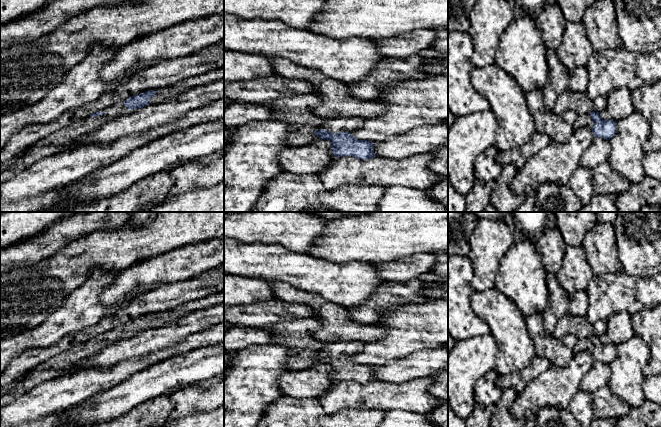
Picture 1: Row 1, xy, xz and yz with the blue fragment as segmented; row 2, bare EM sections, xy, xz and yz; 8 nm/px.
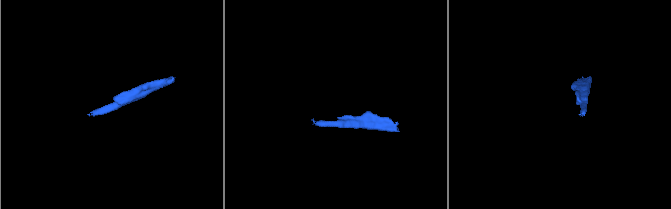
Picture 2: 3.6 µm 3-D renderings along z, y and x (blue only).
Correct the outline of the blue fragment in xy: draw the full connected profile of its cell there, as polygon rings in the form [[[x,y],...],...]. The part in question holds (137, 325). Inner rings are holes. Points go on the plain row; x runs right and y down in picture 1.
[[[157,314],[146,315],[138,319],[129,321],[123,326],[123,329],[129,334],[139,333],[149,328],[150,323],[156,319]]]

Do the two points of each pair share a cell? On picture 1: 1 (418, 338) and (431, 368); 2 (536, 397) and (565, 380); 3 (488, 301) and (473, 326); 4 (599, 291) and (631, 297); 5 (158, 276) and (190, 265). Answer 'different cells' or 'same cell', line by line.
1: different cells
2: same cell
3: different cells
4: same cell
5: same cell

